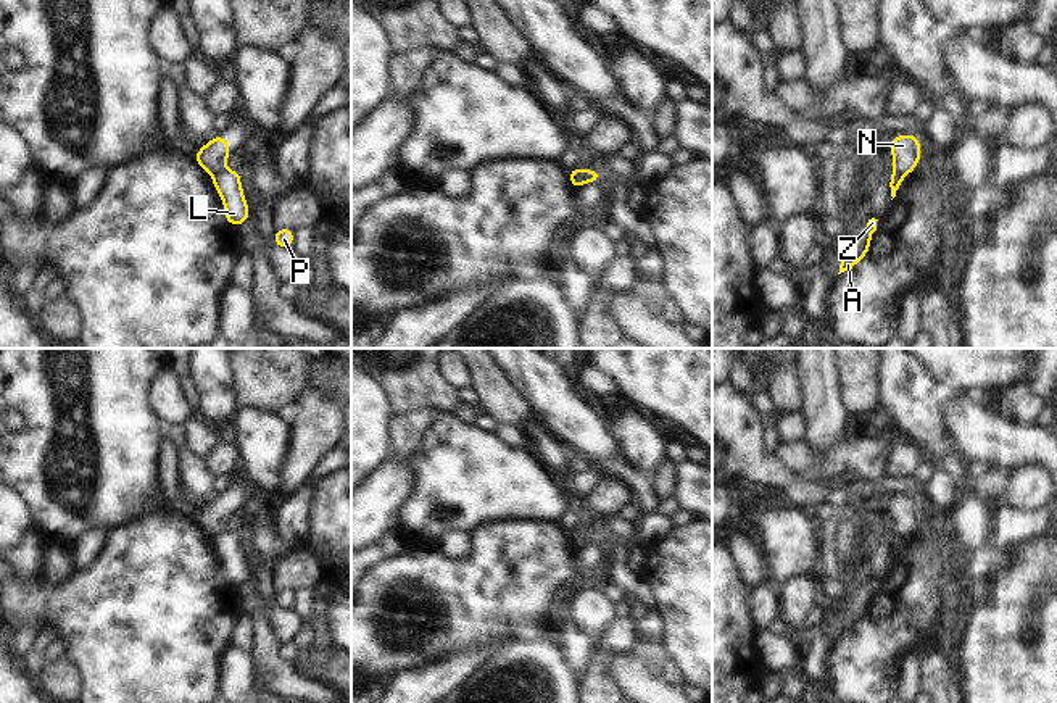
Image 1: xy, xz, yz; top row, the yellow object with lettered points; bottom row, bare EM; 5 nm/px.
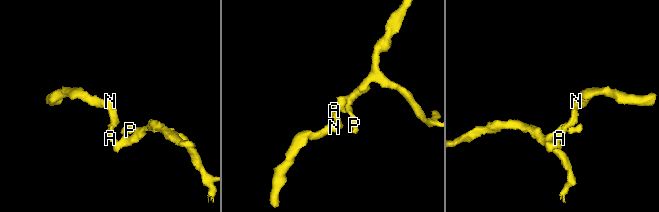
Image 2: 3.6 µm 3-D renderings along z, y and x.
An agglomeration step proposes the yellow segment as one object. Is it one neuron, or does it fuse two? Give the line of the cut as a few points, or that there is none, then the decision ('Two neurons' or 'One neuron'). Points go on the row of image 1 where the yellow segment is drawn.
Split along xz (577, 170), (588, 181). Two neurons

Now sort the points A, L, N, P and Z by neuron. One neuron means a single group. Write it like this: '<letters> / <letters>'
A L P Z / N

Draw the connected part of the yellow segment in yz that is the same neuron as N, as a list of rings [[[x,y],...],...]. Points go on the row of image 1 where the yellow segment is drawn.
[[[912,134],[894,135],[891,140],[891,155],[894,160],[896,173],[902,176],[912,174],[914,168],[922,158],[918,137]]]

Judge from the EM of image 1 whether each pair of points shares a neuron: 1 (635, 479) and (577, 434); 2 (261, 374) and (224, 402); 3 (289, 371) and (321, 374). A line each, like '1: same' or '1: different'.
1: different
2: different
3: different

